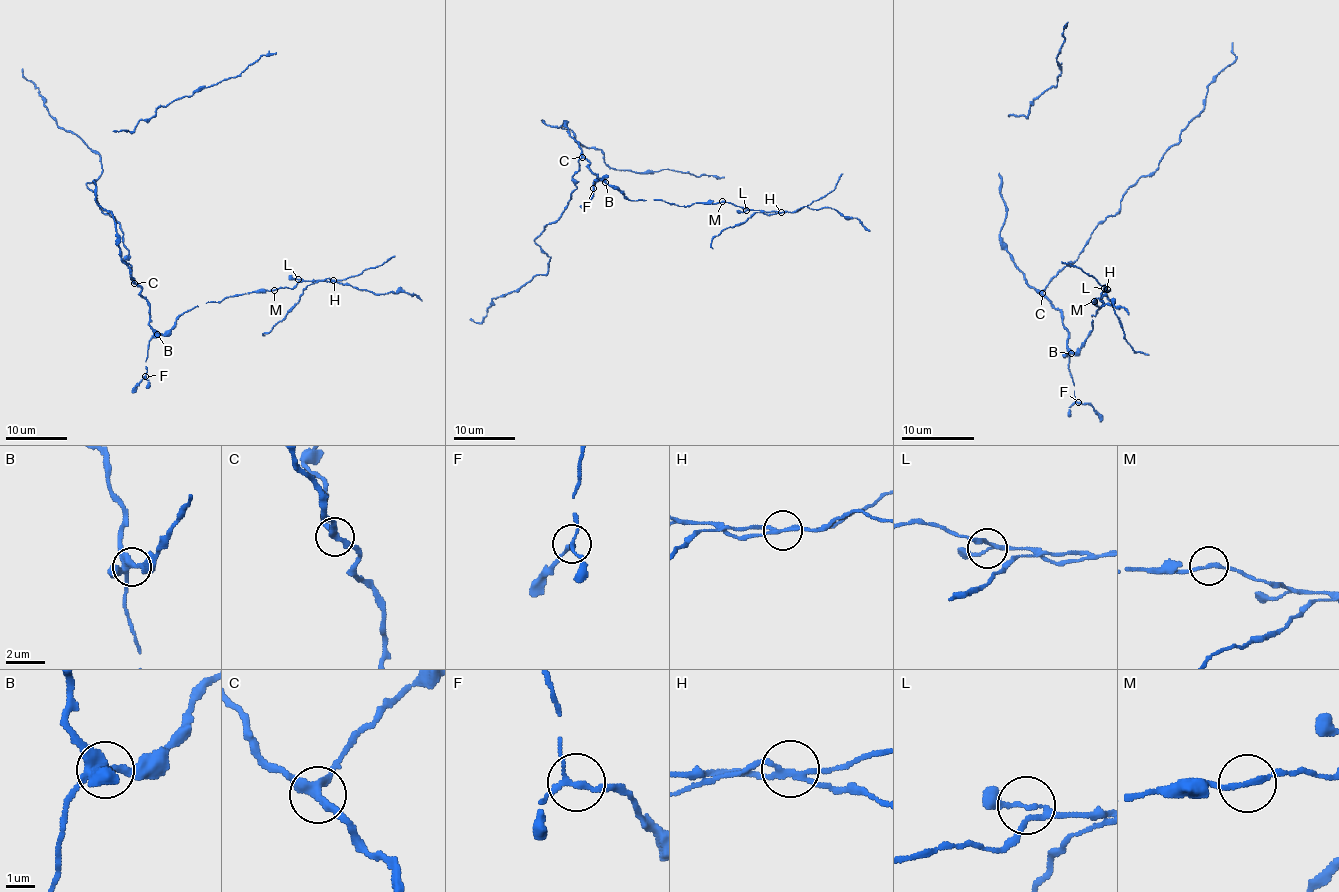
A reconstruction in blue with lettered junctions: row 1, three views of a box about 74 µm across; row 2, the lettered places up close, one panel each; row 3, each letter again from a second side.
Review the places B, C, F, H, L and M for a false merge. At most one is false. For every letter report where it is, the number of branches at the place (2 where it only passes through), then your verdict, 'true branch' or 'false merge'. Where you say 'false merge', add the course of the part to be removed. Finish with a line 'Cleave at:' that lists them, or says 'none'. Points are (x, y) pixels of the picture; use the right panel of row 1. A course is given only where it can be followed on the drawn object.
B: place (1071, 353); branches 4; true branch
C: place (1042, 293); branches 3; true branch
F: place (1078, 402); branches 3; true branch
H: place (1107, 289); branches 4; false merge; course (1107, 290), (1125, 341), (1138, 351), (1149, 355)
L: place (1104, 288); branches 3; true branch
M: place (1094, 301); branches 2; true branch
Cleave at: H

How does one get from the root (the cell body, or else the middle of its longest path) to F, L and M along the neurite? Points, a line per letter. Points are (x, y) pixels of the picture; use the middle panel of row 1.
F: (581, 148), (581, 154), (590, 163), (588, 168), (601, 179), (596, 180), (593, 188)
L: (581, 148), (581, 154), (598, 179), (615, 186), (630, 200), (664, 200), (680, 206), (731, 202), (746, 210)
M: (581, 148), (581, 154), (598, 179), (615, 186), (630, 200), (664, 200), (680, 206), (721, 202)

